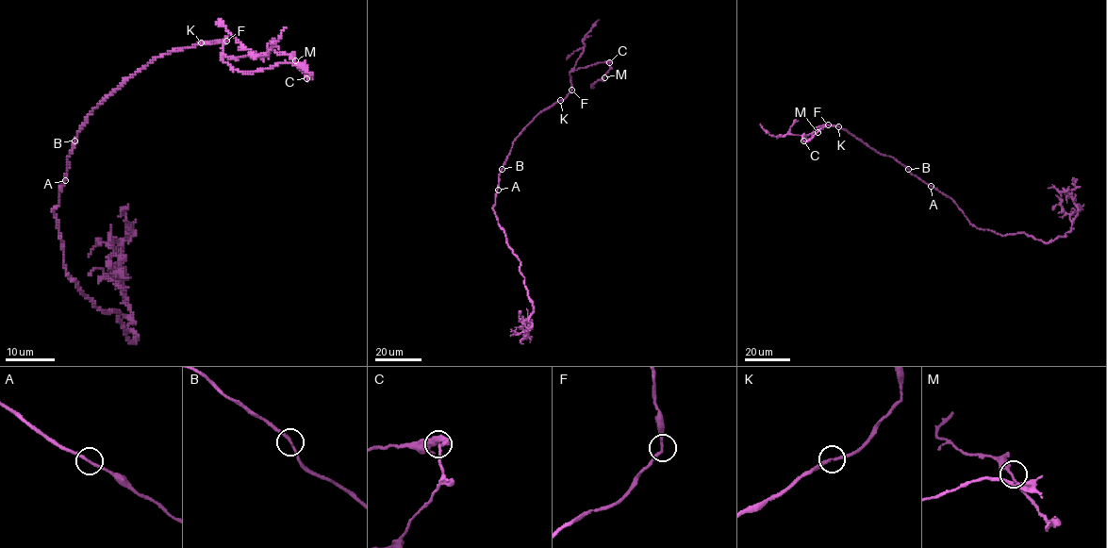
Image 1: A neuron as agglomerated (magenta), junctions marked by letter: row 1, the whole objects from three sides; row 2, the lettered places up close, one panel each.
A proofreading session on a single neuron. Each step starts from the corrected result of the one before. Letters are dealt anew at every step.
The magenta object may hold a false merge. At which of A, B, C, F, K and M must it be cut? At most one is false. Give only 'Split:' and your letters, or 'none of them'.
Split: none of them

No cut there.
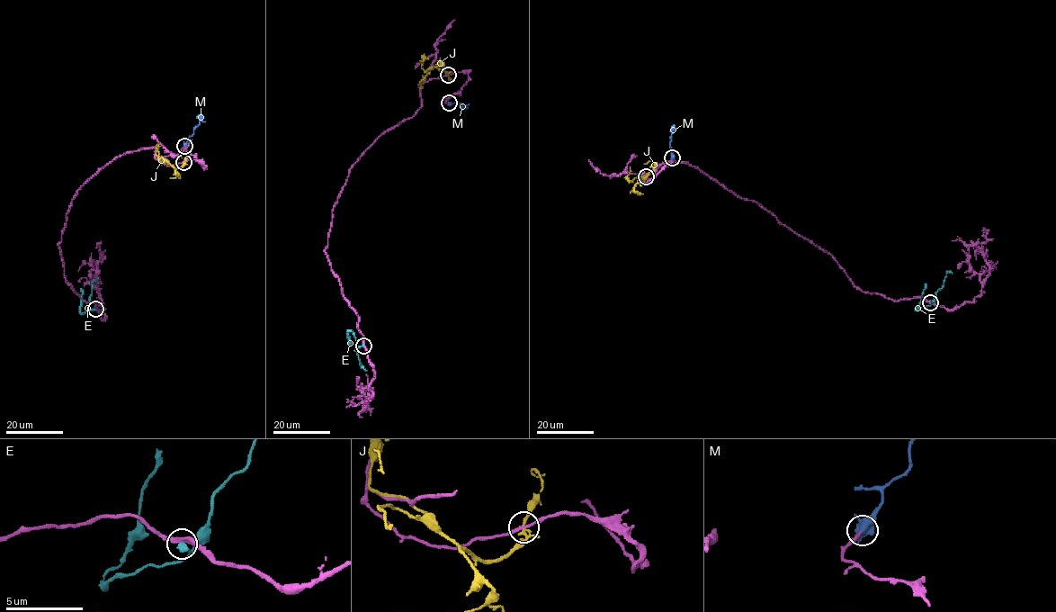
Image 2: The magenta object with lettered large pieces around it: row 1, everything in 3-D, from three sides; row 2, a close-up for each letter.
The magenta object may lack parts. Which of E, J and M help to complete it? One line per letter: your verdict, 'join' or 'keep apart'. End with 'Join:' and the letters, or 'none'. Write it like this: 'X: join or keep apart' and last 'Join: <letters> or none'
E: keep apart
J: keep apart
M: join
Join: M

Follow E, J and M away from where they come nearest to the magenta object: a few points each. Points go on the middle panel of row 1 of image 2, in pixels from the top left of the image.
E: (363, 346), (358, 346), (353, 334), (348, 331), (349, 343)
J: (448, 75), (433, 67), (420, 83), (421, 85), (422, 76)
M: (449, 103), (457, 102), (464, 107), (469, 103)

